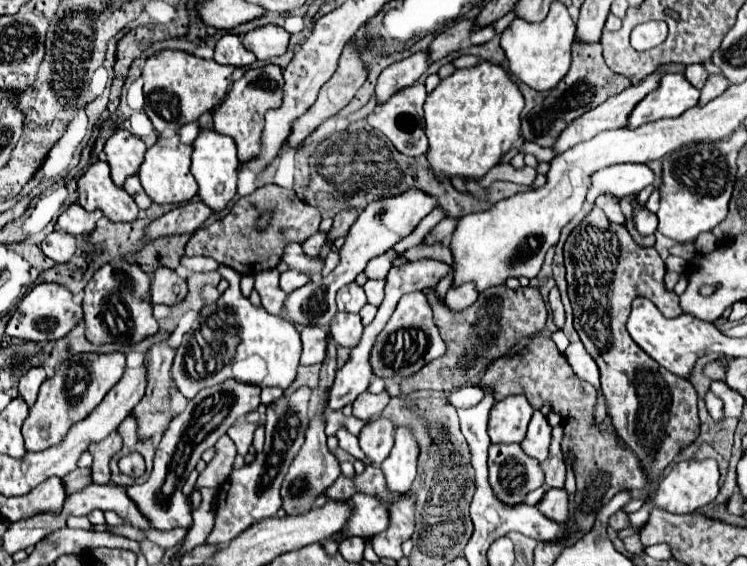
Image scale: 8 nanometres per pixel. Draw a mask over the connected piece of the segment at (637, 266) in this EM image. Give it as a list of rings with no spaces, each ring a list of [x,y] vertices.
[[[595,206],[583,220],[577,224],[567,242],[565,242],[565,268],[567,268],[567,284],[569,284],[569,300],[575,314],[575,330],[585,344],[591,358],[597,362],[601,372],[601,390],[607,400],[607,410],[613,420],[617,436],[635,452],[639,458],[643,472],[649,480],[661,476],[661,472],[673,462],[673,458],[699,436],[699,416],[697,416],[697,392],[685,378],[675,378],[669,370],[663,370],[653,358],[647,358],[631,342],[627,334],[627,314],[633,298],[645,296],[649,298],[661,314],[667,318],[677,318],[683,314],[679,306],[679,296],[675,292],[665,290],[665,262],[659,258],[655,248],[641,248],[635,244],[631,234],[623,224],[605,222],[601,210]]]

